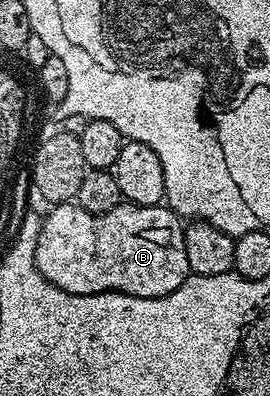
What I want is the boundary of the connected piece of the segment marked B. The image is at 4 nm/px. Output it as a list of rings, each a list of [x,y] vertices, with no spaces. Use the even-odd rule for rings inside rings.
[[[122,201],[106,213],[91,215],[70,202],[57,203],[49,211],[36,235],[36,270],[66,293],[120,291],[135,299],[160,299],[174,293],[189,274],[182,227],[167,206],[139,207]]]

